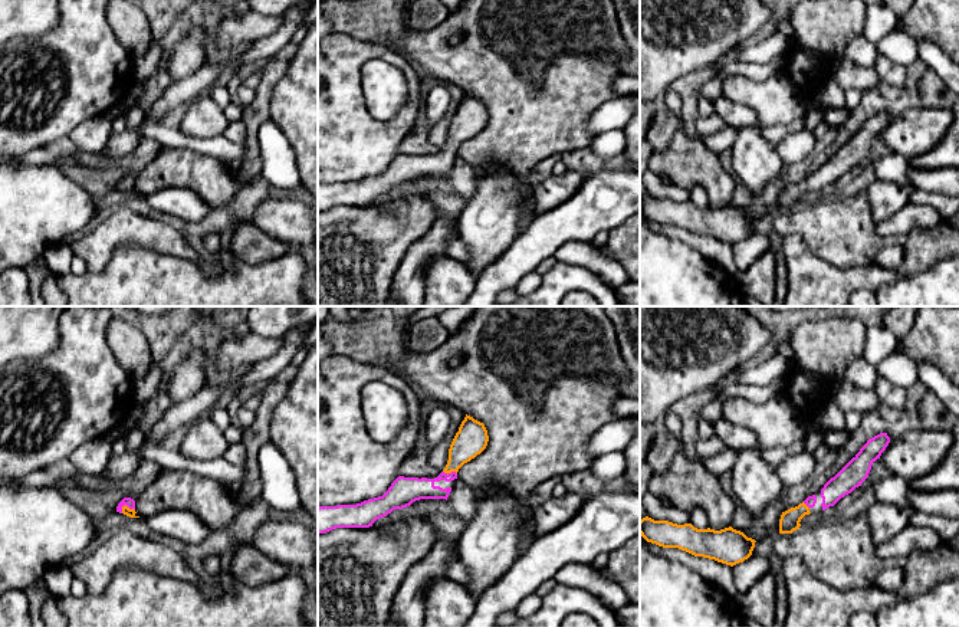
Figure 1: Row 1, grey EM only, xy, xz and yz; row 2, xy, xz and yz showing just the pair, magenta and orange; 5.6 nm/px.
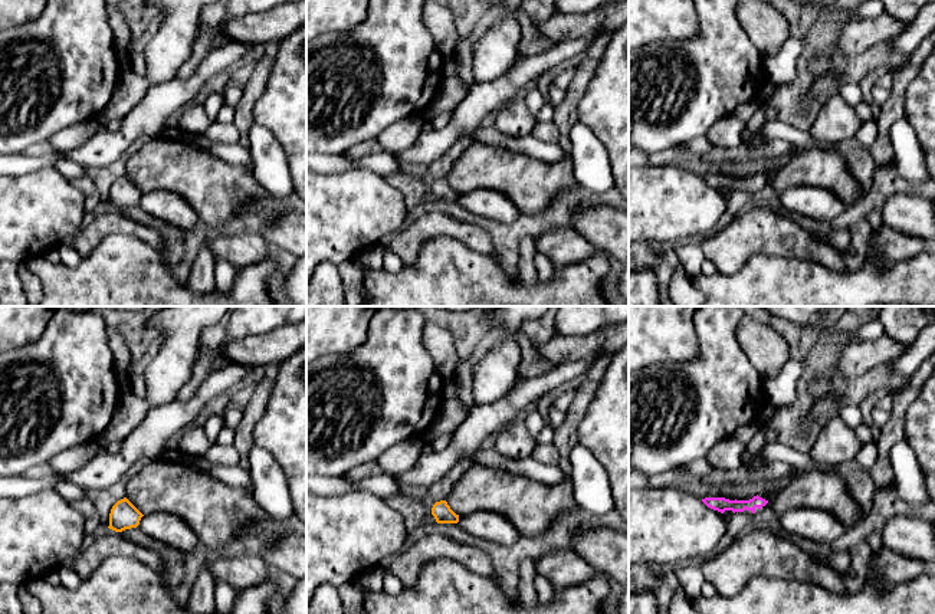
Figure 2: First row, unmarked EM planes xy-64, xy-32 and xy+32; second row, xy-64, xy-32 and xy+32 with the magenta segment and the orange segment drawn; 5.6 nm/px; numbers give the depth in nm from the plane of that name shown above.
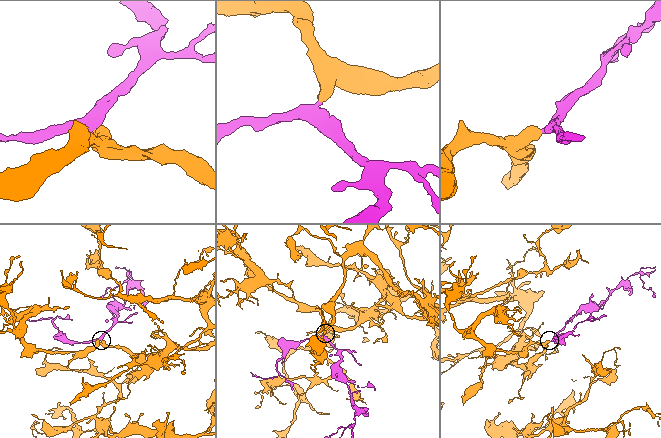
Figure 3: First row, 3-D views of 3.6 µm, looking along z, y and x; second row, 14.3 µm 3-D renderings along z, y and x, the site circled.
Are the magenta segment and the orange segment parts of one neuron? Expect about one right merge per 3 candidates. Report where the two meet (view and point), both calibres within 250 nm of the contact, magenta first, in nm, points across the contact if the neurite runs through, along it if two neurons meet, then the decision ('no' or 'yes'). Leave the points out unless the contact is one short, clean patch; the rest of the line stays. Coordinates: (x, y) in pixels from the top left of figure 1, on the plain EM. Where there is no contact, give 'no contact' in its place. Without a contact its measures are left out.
meets magenta in xz at (450, 151); 140 nm thick on the magenta side, 180 nm on the other; runs through xz (409, 167), (421, 167), (450, 151), (457, 133), (472, 115); yes

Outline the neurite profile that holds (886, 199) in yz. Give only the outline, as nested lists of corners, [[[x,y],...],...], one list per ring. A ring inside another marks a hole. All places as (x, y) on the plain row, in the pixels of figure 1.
[[[874,181],[867,190],[867,200],[871,207],[871,217],[878,223],[910,203],[914,187],[912,184],[896,184]]]

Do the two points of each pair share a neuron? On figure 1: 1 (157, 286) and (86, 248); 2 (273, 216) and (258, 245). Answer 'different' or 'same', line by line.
1: different
2: different

